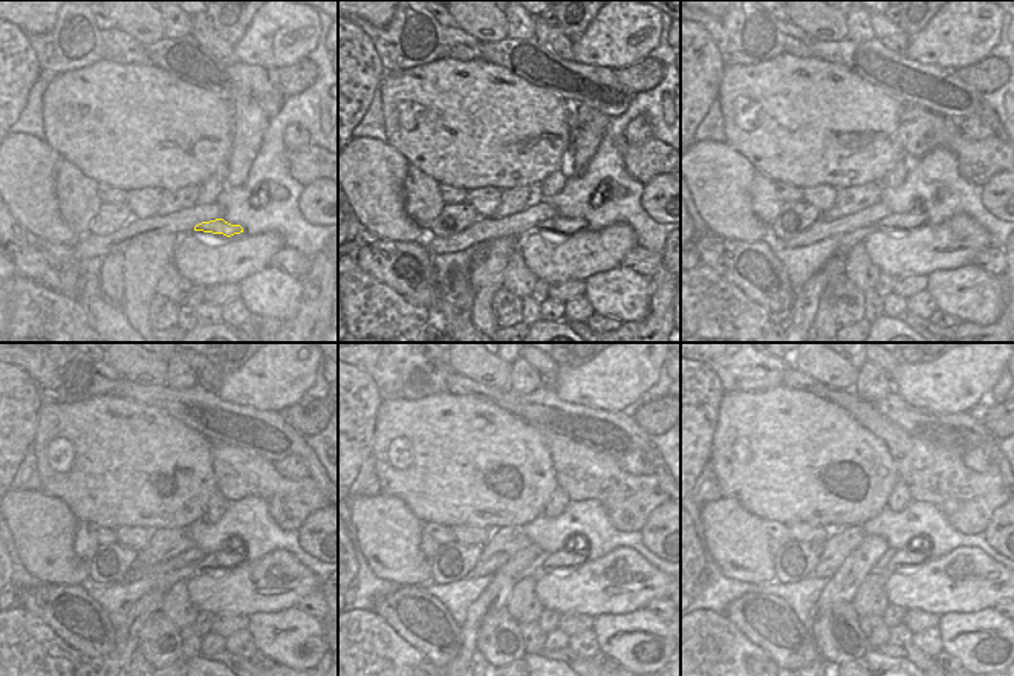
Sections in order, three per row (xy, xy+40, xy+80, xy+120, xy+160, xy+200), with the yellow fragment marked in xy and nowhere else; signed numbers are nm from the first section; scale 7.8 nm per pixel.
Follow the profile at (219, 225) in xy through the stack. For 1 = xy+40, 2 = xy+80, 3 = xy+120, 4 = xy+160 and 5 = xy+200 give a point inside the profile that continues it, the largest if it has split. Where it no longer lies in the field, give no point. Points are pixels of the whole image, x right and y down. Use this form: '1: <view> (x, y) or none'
1: xy+40 (560, 224)
2: xy+80 (896, 220)
3: xy+120 (220, 562)
4: xy+160 (571, 557)
5: xy+200 (916, 554)

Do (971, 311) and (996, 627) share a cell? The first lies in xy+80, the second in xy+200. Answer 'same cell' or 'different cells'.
same cell

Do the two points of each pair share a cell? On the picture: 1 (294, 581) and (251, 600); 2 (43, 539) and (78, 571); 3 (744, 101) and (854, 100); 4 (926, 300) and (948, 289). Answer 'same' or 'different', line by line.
1: same
2: same
3: same
4: different

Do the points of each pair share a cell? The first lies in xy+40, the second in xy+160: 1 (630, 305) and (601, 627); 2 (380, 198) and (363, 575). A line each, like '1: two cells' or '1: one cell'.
1: one cell
2: two cells

